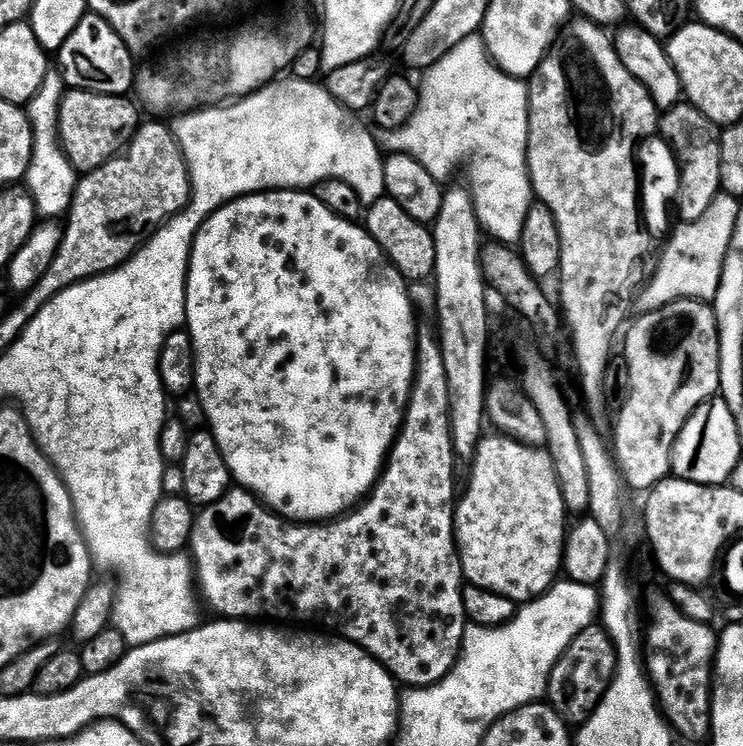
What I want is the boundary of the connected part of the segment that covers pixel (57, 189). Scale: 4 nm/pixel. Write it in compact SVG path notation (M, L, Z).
M49 67L39 94L34 97L26 110L32 124L36 147L24 182L30 188L28 192L36 204L37 215L44 220L56 220L71 211L73 198L79 184L80 174L70 163L60 145L60 104L65 91L63 72L57 67Z

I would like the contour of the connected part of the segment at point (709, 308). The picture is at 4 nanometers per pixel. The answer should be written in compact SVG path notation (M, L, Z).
M675 300L665 308L653 308L643 314L645 316L637 315L631 321L627 329L628 337L626 332L622 340L622 356L630 366L632 393L619 409L620 417L616 420L616 448L614 444L616 467L619 468L625 485L641 494L669 479L672 451L680 431L703 404L720 392L720 327L716 321L715 307L703 300Z

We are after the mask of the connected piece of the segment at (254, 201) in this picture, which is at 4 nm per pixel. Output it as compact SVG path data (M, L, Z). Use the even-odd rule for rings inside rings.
M277 190L241 196L219 208L201 226L188 267L186 330L191 334L196 350L194 388L197 393L200 391L200 404L212 423L210 431L220 444L233 481L260 497L273 512L304 522L327 522L355 509L376 487L388 453L404 427L404 413L408 410L412 382L416 379L418 323L412 313L407 287L404 275L393 266L378 242L374 242L367 227L343 220L322 203L319 195L308 190Z

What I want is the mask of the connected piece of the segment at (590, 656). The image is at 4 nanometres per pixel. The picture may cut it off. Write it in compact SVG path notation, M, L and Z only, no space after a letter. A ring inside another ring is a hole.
M603 627L582 630L562 654L548 680L547 703L551 704L572 726L584 725L603 701L617 670L616 648Z

